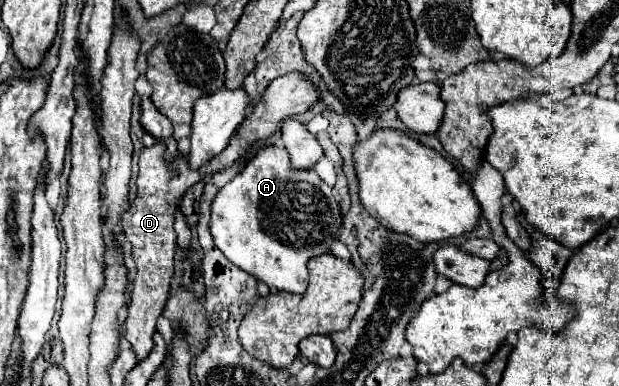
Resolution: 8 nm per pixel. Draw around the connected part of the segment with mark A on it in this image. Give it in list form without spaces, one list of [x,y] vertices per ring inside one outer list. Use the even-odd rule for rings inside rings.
[[[296,119],[282,123],[284,147],[262,147],[212,201],[210,233],[214,245],[236,267],[264,281],[270,289],[304,293],[308,259],[328,253],[340,229],[340,205],[312,167],[322,159],[318,139]],[[290,153],[290,159],[288,159]],[[294,167],[298,169],[294,169]]]

